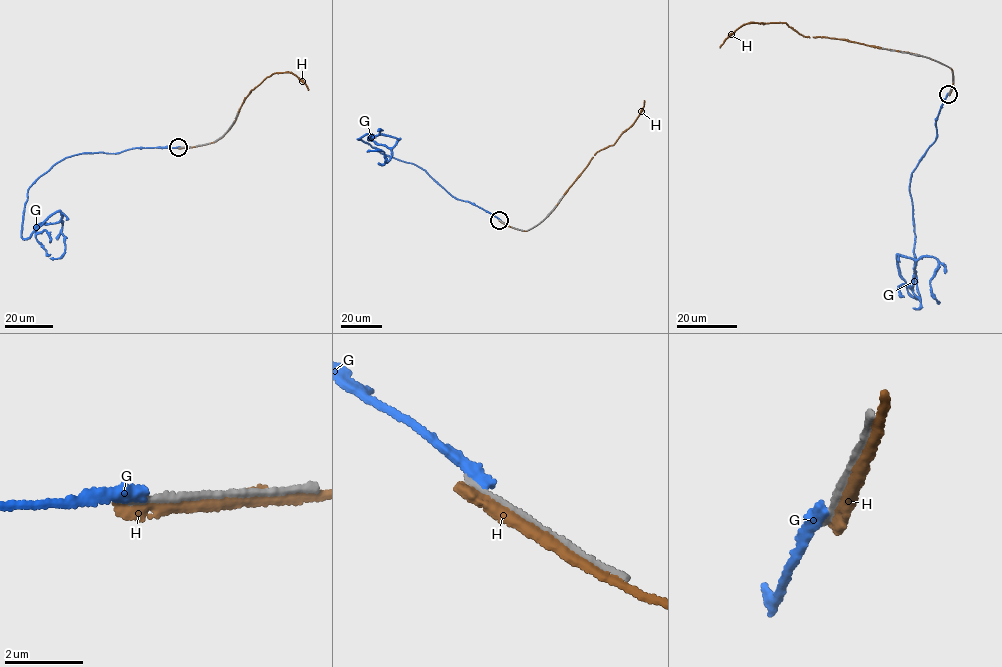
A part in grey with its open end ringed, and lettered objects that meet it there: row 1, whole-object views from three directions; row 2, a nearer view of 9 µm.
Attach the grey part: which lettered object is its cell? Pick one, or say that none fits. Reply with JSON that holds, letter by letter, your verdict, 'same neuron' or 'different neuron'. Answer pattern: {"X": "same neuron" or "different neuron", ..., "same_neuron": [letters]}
{"G": "different neuron", "H": "different neuron", "same_neuron": []}

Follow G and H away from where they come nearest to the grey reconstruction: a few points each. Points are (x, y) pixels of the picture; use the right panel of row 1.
G: (948, 94), (937, 135), (909, 186), (920, 299), (908, 292), (896, 259), (937, 260), (931, 290), (940, 302)
H: (950, 91), (952, 69), (937, 61), (847, 41), (804, 36), (786, 23), (744, 24), (719, 47)

